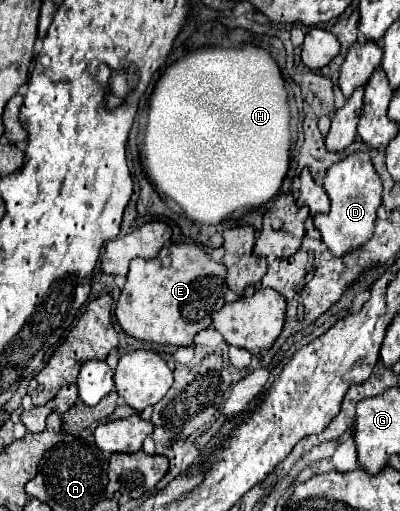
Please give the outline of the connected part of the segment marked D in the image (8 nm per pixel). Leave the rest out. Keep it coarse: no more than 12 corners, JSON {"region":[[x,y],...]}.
{"region":[[366,152],[328,168],[314,224],[334,258],[374,234],[382,182]]}

